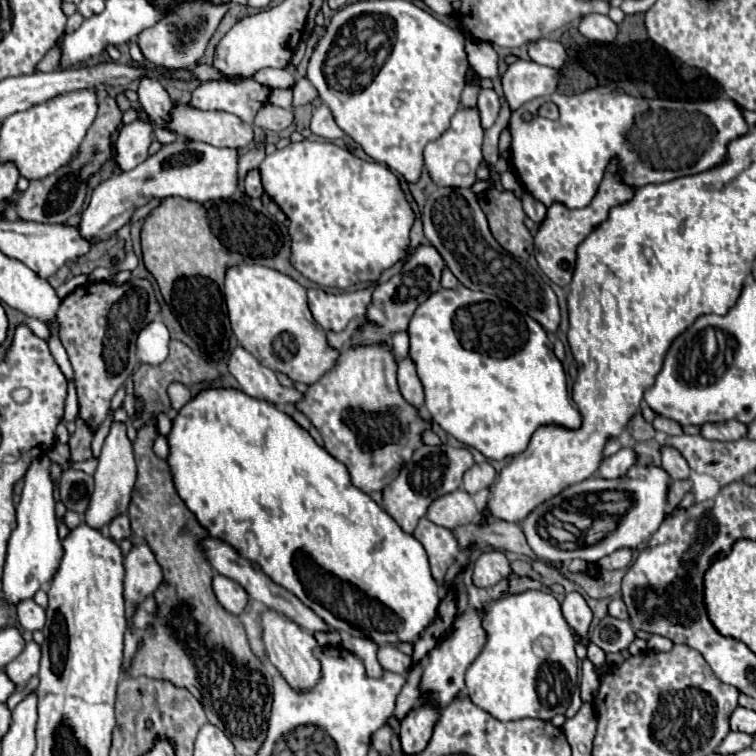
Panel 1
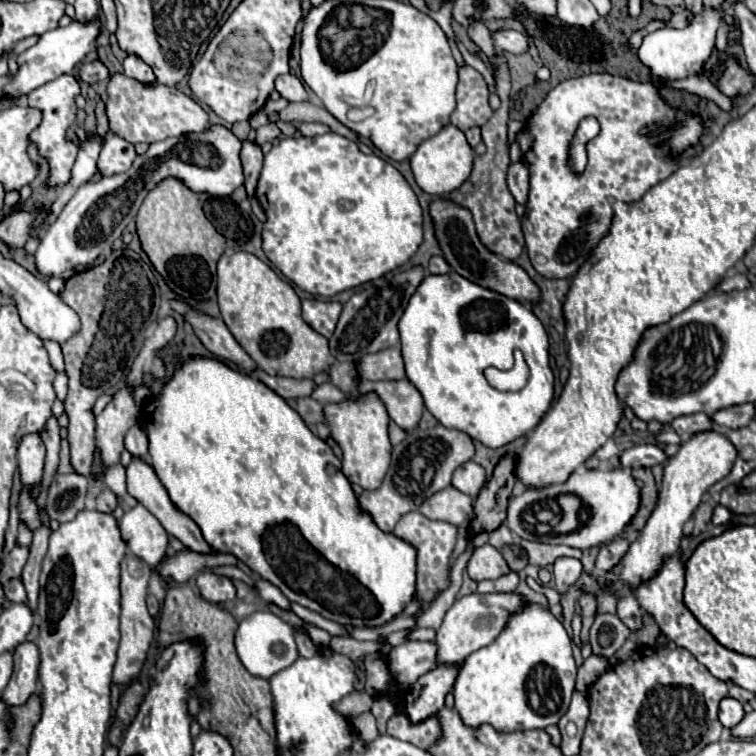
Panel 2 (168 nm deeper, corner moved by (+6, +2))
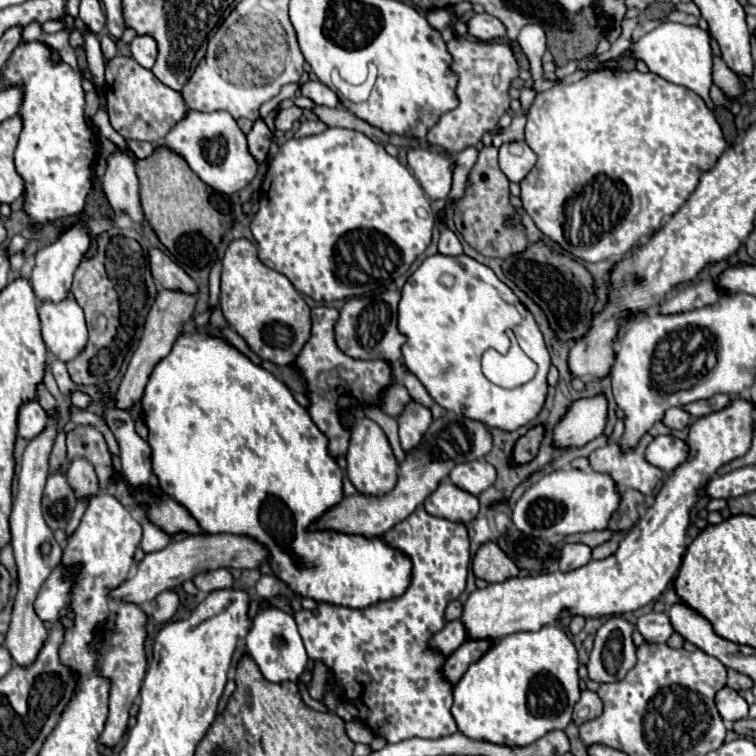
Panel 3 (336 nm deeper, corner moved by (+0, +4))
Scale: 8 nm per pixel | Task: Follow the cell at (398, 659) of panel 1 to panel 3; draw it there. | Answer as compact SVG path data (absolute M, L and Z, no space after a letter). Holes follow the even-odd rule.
M451 620L445 624L445 628L441 632L437 632L429 646L433 650L439 650L443 652L445 656L449 656L451 652L455 652L463 642L467 640L467 630L463 628L463 622L461 620Z

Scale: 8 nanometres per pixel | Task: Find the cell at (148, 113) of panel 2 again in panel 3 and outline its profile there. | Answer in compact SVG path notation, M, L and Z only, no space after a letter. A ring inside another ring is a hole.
M115 56L105 66L105 94L107 94L107 112L113 128L123 138L161 142L163 136L187 114L183 96L165 84L161 84L151 70L139 66L133 58Z

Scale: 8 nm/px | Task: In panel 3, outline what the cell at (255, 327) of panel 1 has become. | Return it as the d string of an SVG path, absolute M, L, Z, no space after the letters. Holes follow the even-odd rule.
M247 238L233 240L225 250L221 272L221 310L227 324L231 324L231 328L259 358L279 366L293 364L309 340L309 306L283 274L267 268L257 258L257 248Z

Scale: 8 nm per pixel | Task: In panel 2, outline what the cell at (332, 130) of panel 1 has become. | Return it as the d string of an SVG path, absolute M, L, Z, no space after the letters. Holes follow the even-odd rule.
M303 122L303 124L299 126L299 132L301 132L303 136L319 136L319 134L331 132L331 128L325 126L325 124L321 124L321 122Z

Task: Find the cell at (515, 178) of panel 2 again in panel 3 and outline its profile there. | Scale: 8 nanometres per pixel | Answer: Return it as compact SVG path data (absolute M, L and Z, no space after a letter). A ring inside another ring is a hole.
M525 140L519 142L505 142L499 148L499 168L511 182L521 182L527 172L533 168L537 156L527 146Z

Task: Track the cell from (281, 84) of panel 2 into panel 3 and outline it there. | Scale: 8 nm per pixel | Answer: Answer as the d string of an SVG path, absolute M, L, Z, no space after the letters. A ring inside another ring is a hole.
M315 80L315 82L307 82L301 86L301 94L303 96L309 96L315 104L319 106L327 106L327 108L335 108L341 104L337 92L331 92L331 88L327 88L323 82Z

